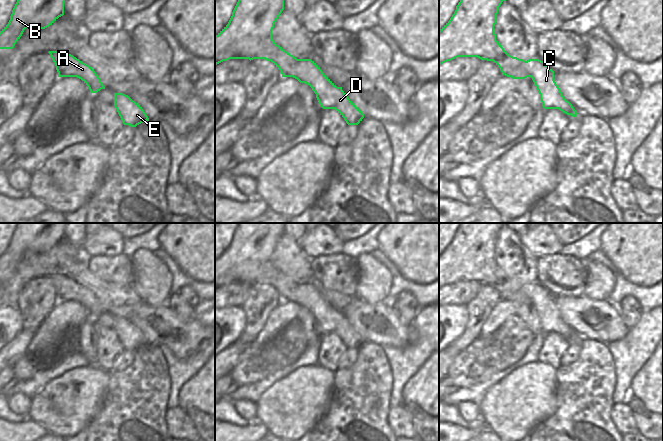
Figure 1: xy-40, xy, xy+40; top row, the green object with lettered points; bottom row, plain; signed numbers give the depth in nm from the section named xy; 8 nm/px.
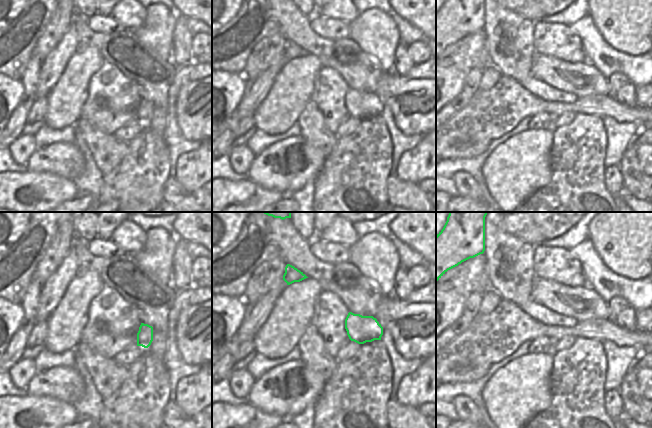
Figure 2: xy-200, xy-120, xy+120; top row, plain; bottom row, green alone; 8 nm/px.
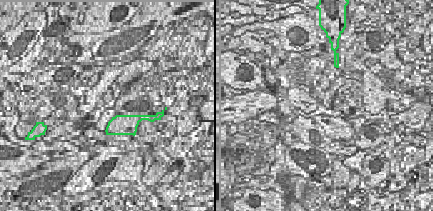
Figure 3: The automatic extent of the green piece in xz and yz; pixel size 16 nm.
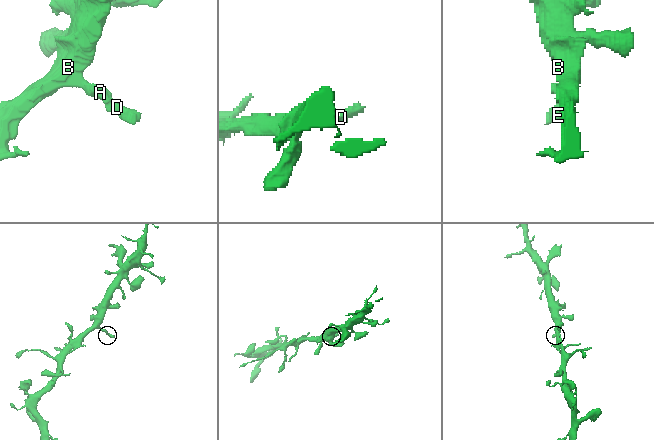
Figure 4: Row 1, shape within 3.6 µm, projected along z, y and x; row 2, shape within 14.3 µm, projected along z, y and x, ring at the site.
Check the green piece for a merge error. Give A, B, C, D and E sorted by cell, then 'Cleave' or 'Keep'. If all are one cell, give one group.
Groups: A B C D E. Keep.

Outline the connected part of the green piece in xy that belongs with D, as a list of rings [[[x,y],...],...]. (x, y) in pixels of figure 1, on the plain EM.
[[[239,223],[228,248],[215,260],[215,289],[229,283],[265,283],[271,285],[281,296],[282,301],[293,301],[300,307],[309,309],[323,333],[335,333],[348,349],[358,349],[364,342],[362,335],[348,322],[342,311],[337,311],[311,283],[297,283],[272,262],[274,248],[284,234],[284,223]]]

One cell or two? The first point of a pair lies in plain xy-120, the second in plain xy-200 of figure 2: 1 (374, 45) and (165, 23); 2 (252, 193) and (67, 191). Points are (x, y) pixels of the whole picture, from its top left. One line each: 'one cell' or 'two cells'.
1: one cell
2: one cell

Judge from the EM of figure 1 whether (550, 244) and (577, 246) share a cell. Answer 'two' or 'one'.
two

